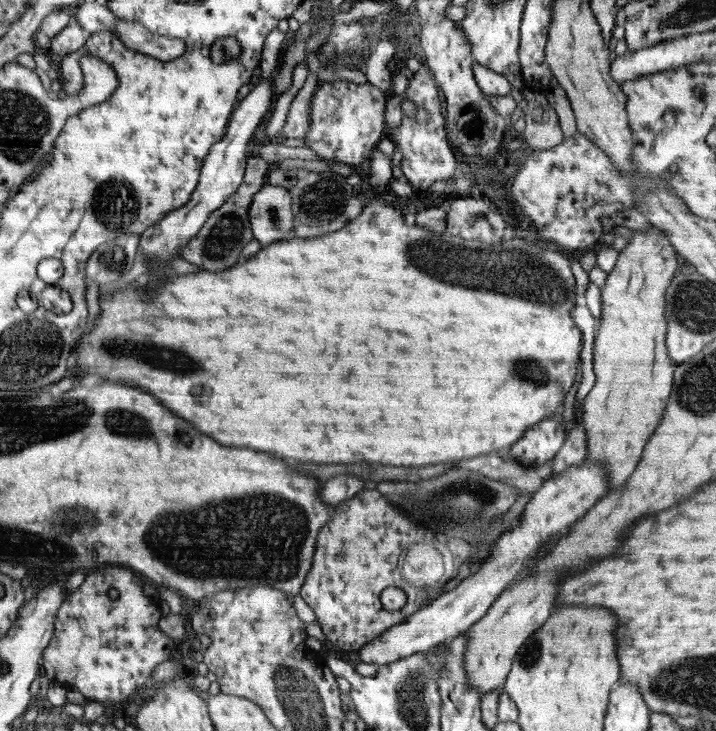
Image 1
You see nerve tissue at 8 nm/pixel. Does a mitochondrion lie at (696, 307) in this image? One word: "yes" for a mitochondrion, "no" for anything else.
yes

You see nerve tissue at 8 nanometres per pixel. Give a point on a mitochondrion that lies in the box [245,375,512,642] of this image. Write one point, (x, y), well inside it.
(468, 498)

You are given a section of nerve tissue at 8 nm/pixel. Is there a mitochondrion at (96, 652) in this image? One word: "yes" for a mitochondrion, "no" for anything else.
no

